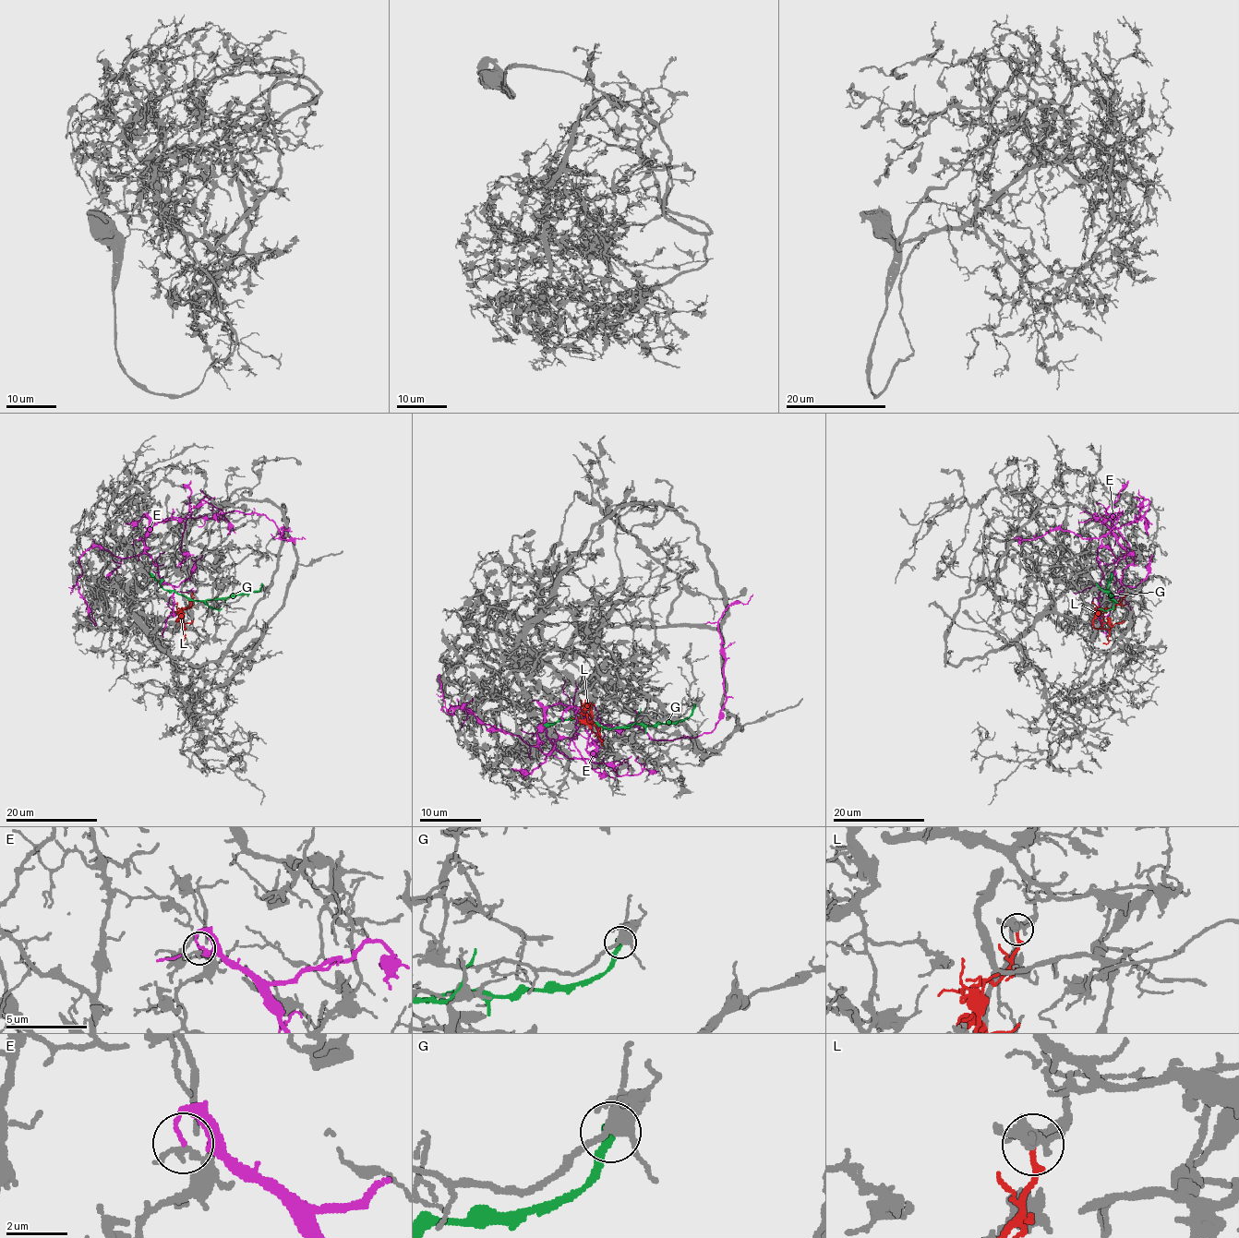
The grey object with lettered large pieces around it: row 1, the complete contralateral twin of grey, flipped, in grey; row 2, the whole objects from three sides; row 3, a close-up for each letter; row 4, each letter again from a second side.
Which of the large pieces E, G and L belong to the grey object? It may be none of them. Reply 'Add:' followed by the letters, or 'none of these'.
Add: none of these

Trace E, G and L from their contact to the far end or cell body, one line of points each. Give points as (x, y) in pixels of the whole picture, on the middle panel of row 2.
E: (532, 701), (655, 740), (698, 737), (726, 701), (718, 619), (753, 594)
G: (695, 705), (687, 717), (654, 725), (631, 723), (602, 727), (577, 717), (544, 725)
L: (602, 745), (599, 729), (586, 711), (586, 701), (590, 703), (590, 722), (586, 715)

